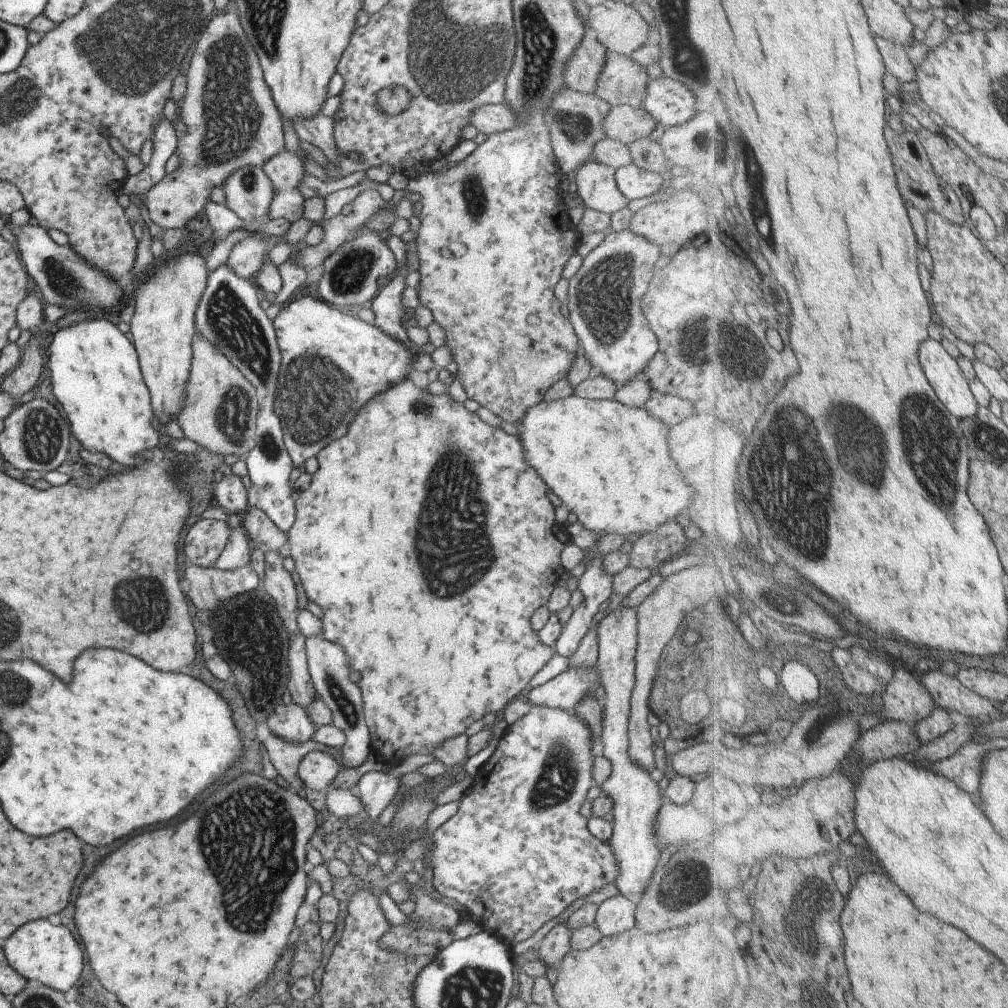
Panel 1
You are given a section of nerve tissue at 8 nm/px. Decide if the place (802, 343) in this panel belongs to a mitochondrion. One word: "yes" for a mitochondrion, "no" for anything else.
no

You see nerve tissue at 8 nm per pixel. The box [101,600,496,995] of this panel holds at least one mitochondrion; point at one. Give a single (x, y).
(247, 842)

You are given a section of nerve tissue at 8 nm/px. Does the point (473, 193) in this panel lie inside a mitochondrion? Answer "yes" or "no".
yes

